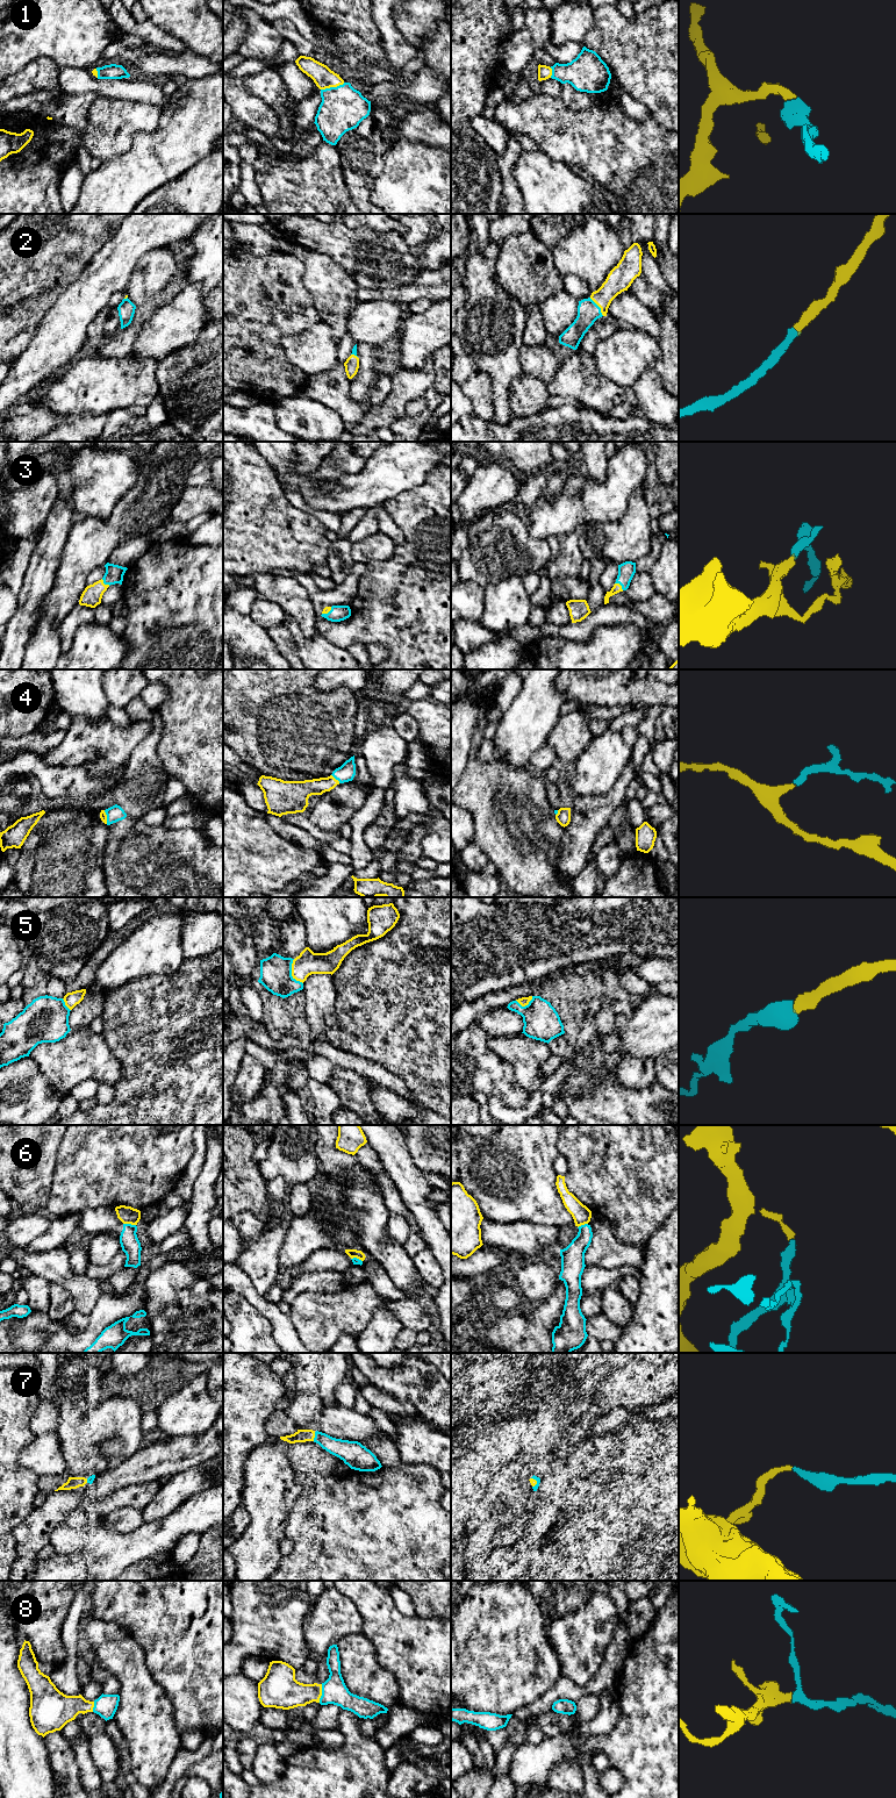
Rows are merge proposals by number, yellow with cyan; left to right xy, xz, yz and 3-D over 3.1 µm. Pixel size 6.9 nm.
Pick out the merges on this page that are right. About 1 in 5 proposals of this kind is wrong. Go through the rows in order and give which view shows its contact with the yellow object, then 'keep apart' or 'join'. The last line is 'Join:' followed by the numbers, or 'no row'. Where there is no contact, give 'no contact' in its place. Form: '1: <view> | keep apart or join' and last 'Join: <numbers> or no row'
1: xz | join
2: yz | join
3: yz | join
4: xz | join
5: xz | join
6: xy | keep apart
7: xz | join
8: xz | join
Join: 1, 2, 3, 4, 5, 7, 8

